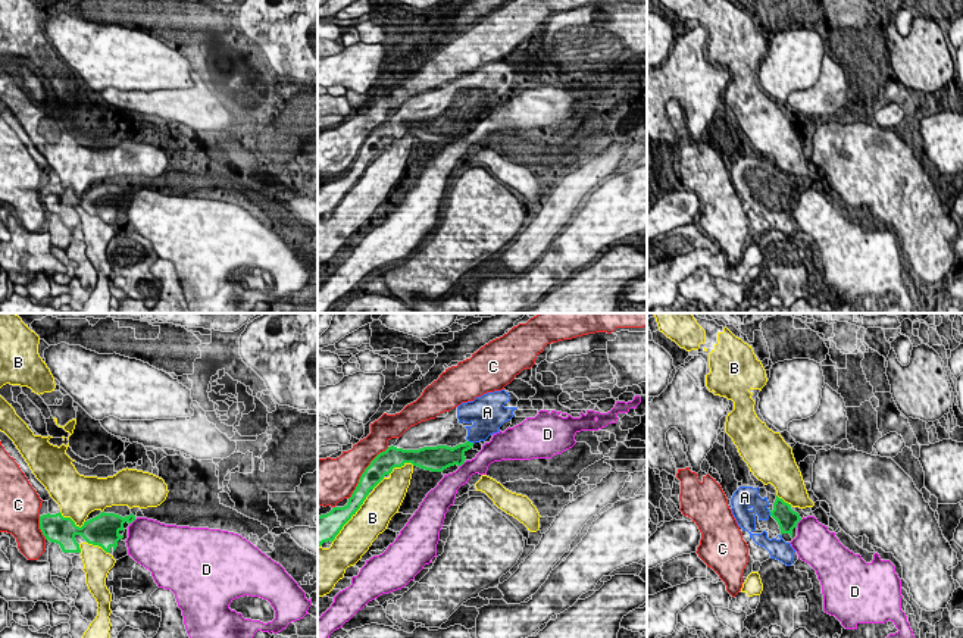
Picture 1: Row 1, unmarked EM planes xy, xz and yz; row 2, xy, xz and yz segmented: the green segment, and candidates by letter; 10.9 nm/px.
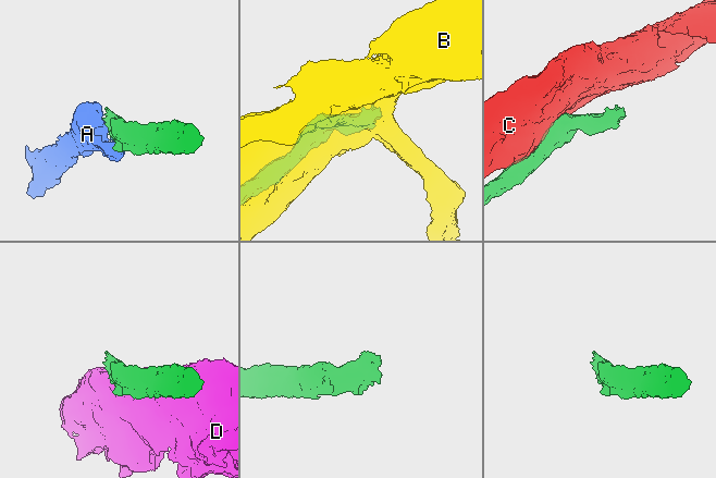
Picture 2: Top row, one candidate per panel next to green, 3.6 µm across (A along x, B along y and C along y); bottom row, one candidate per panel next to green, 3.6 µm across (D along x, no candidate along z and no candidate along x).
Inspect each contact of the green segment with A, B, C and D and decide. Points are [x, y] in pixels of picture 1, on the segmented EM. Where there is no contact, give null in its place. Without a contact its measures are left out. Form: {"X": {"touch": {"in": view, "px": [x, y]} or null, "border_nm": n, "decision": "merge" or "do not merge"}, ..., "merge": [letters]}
{"A": {"touch": {"in": "yz", "px": [769, 510]}, "border_nm": 90, "decision": "merge"}, "B": {"touch": {"in": "xz", "px": [350, 518]}, "border_nm": 700, "decision": "do not merge"}, "C": {"touch": {"in": "xz", "px": [363, 472]}, "border_nm": 700, "decision": "do not merge"}, "D": {"touch": {"in": "yz", "px": [797, 522]}, "border_nm": 120, "decision": "do not merge"}, "merge": ["A"]}

